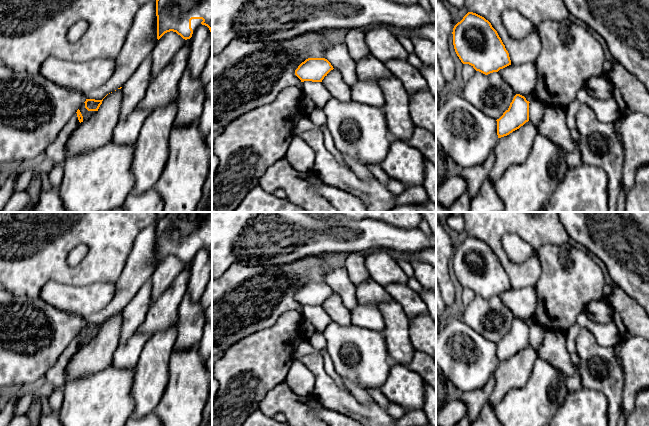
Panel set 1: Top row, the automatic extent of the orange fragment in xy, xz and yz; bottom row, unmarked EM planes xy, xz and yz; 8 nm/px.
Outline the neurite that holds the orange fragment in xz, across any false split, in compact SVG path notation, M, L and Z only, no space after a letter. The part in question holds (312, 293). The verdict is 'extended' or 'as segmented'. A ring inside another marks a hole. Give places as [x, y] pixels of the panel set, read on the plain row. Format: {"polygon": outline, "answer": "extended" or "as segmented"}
{"polygon": "M308 282L298 290L295 299L301 306L322 306L324 301L333 293L331 287L325 282Z", "answer": "as segmented"}

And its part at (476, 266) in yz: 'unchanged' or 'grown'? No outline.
unchanged

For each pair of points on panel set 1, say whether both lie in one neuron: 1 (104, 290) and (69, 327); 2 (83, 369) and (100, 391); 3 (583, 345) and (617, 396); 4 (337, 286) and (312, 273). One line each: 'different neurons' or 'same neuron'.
1: different neurons
2: different neurons
3: same neuron
4: different neurons

